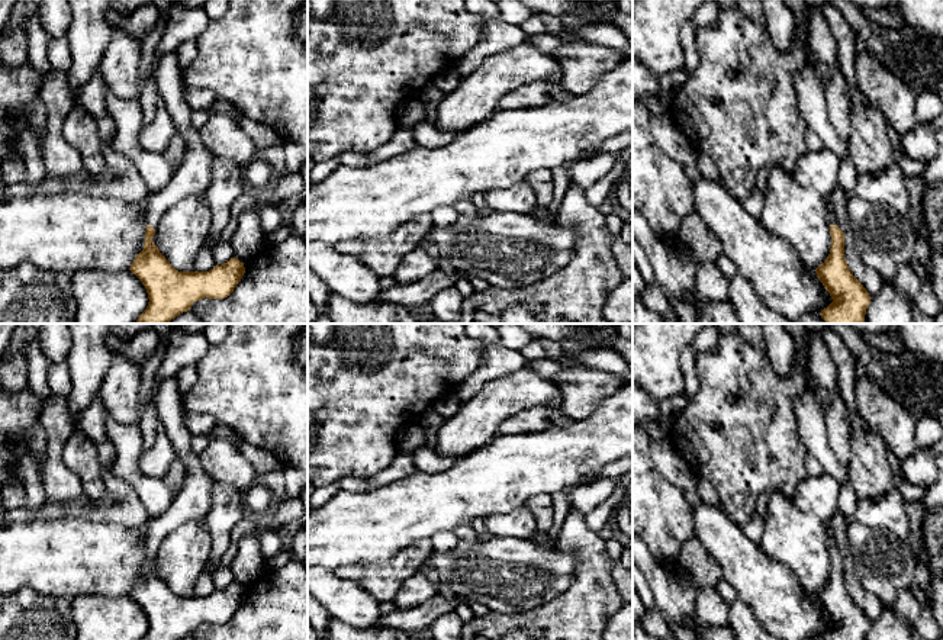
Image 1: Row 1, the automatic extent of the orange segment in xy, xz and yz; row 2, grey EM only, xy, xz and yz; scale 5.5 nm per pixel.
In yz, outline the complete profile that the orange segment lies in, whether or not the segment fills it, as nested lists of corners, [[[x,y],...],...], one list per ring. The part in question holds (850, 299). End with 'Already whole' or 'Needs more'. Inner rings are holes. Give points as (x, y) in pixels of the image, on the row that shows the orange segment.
[[[825,196],[831,248],[825,261],[815,268],[817,277],[830,293],[833,302],[821,311],[825,324],[865,324],[870,296],[853,276],[844,258],[844,232],[837,226],[831,196]]]. Needs more

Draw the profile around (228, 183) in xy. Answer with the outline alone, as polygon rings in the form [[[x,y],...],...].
[[[218,158],[213,160],[212,180],[206,190],[206,200],[212,213],[212,225],[207,238],[215,239],[231,219],[232,203],[250,190],[244,167],[236,163]]]

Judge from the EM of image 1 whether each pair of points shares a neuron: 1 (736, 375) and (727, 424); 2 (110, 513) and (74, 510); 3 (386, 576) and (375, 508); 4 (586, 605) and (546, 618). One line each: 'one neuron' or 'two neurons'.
1: one neuron
2: one neuron
3: two neurons
4: one neuron

